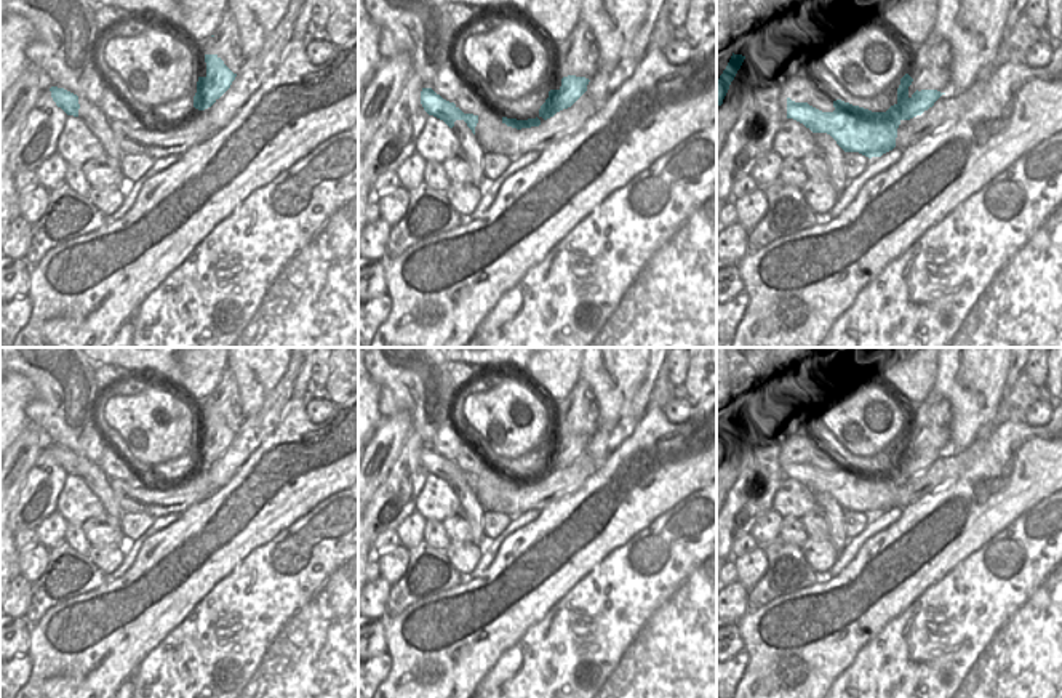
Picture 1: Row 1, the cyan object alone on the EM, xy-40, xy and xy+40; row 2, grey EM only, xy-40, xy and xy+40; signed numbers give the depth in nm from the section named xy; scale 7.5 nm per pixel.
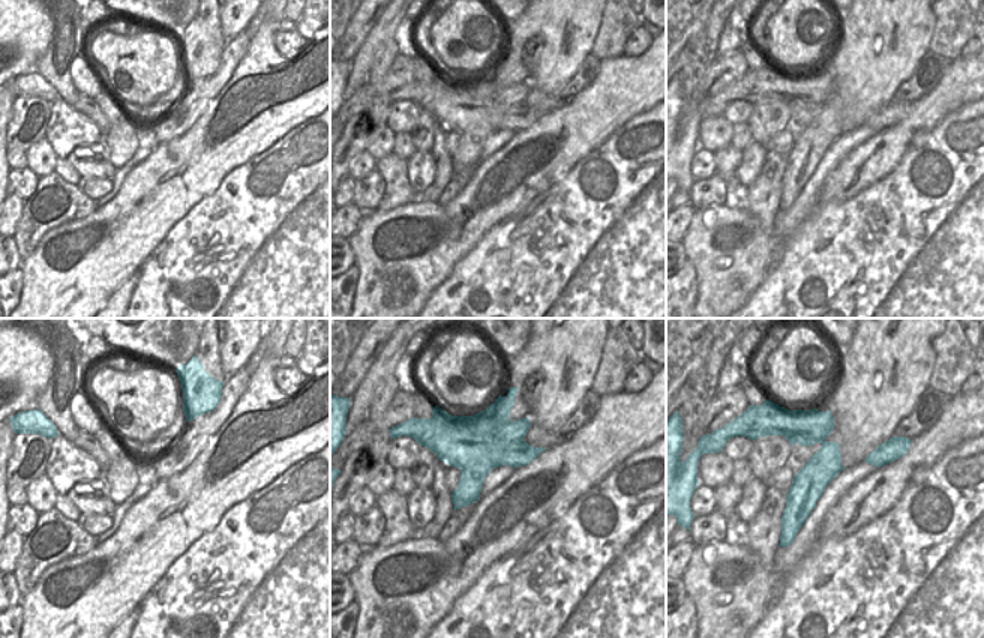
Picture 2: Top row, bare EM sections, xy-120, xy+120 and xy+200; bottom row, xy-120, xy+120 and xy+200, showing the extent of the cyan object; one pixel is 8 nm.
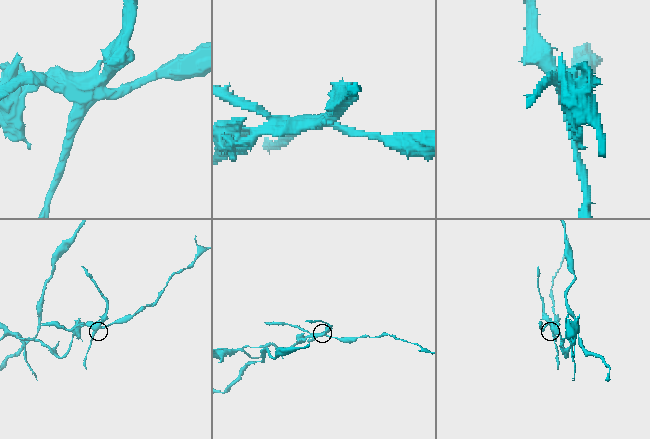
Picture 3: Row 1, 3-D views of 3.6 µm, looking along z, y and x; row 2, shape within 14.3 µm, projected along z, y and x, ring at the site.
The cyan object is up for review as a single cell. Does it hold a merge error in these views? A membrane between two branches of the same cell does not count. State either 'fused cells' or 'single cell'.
fused cells

